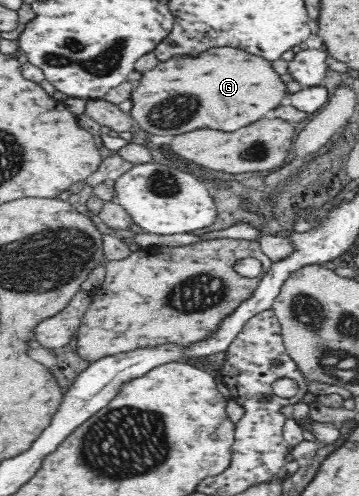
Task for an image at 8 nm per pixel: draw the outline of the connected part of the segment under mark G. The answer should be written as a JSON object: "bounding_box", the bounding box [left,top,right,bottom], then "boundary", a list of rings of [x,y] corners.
{"bounding_box":[130,46,288,136],"boundary":[[[224,46],[204,50],[194,57],[177,55],[165,62],[158,62],[155,68],[144,72],[130,96],[130,115],[141,130],[157,136],[175,136],[199,128],[233,132],[263,118],[269,110],[286,103],[288,97],[287,85],[281,81],[281,75],[273,70],[269,61],[251,56],[240,48]]]}

